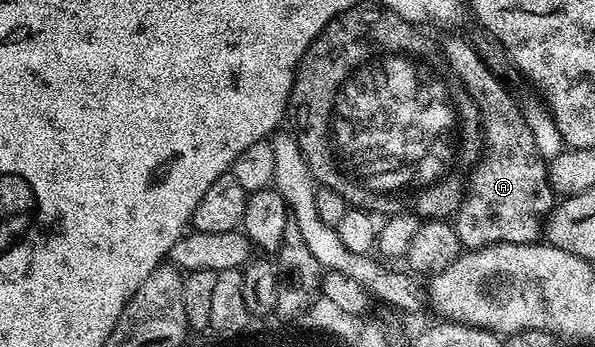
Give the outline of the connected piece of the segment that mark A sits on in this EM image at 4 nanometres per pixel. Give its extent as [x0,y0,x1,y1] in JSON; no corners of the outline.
[444,39,556,251]

